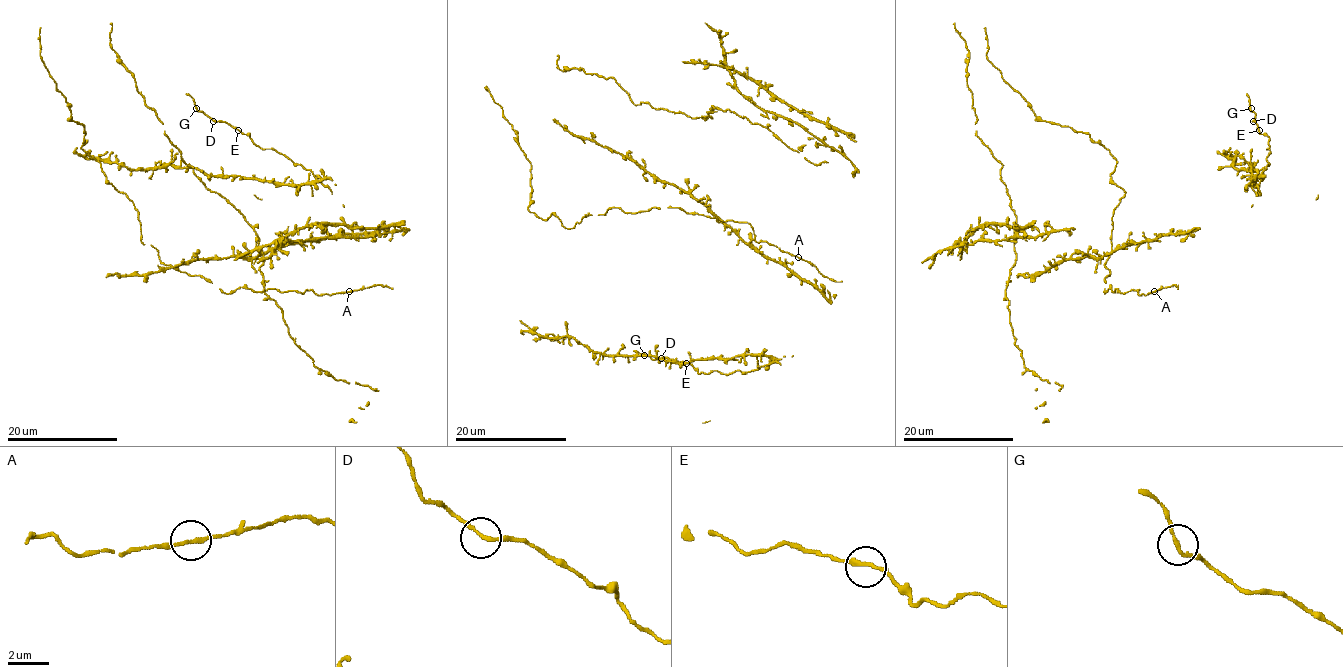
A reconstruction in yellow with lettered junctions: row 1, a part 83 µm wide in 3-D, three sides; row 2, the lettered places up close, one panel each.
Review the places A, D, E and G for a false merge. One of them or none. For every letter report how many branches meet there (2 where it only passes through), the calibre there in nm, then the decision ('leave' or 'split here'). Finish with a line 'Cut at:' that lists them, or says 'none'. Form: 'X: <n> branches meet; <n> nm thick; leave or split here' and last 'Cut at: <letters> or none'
A: 2 branches meet; 160 nm thick; leave
D: 2 branches meet; 160 nm thick; leave
E: 2 branches meet; 200 nm thick; leave
G: 2 branches meet; 170 nm thick; leave
Cut at: none

